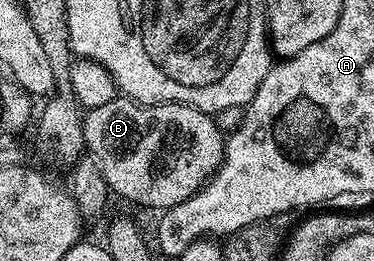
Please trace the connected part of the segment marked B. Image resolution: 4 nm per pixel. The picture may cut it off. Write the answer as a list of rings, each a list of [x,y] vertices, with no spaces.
[[[118,96],[107,104],[88,111],[84,116],[86,118],[81,123],[81,129],[88,155],[103,173],[110,191],[129,202],[155,208],[157,212],[169,209],[200,190],[221,165],[224,133],[221,134],[210,115],[194,106],[180,105],[177,102],[143,106],[132,99]]]

